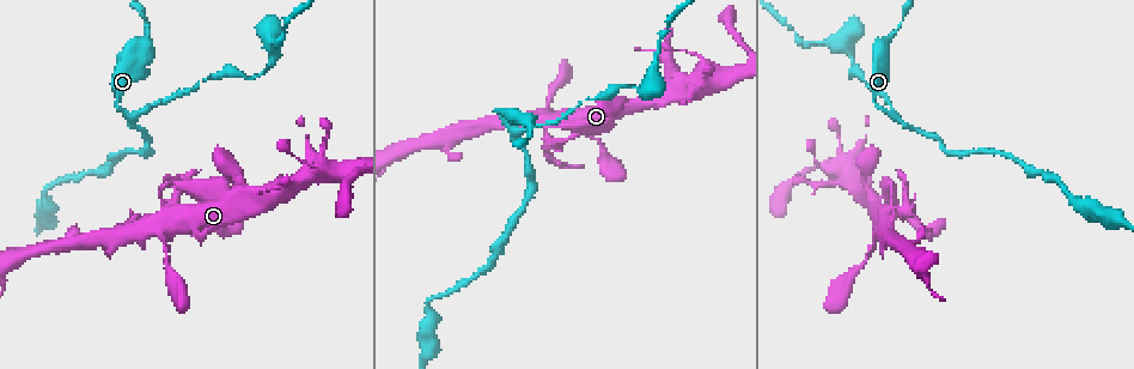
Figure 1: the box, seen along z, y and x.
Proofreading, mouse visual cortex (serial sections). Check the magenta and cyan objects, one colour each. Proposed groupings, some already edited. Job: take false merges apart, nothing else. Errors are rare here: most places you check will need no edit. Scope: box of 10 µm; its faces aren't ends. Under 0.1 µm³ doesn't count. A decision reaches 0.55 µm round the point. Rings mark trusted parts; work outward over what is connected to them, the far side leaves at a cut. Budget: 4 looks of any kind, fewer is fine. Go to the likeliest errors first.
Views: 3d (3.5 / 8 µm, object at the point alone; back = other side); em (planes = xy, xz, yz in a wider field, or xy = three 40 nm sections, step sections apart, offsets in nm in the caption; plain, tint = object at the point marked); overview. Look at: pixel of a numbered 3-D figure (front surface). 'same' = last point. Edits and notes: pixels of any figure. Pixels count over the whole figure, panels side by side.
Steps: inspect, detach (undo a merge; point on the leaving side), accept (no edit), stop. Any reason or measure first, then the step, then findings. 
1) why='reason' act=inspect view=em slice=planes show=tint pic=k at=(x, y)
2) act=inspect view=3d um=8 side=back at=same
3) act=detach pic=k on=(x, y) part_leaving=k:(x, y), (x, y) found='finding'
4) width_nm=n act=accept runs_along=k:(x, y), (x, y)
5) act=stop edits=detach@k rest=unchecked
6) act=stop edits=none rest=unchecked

why='abrupt turn' act=inspect view=3d um=8 pic=1 at=(510, 131)

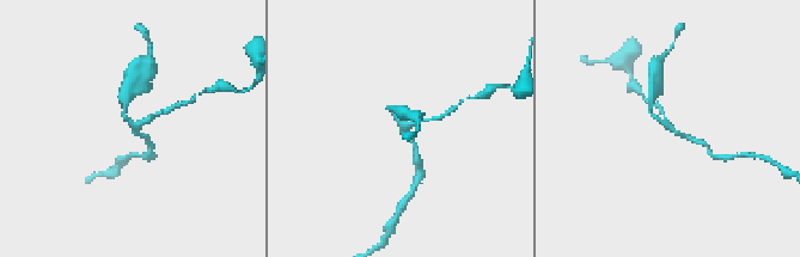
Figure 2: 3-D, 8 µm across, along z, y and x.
act=inspect view=3d um=3.5 at=same

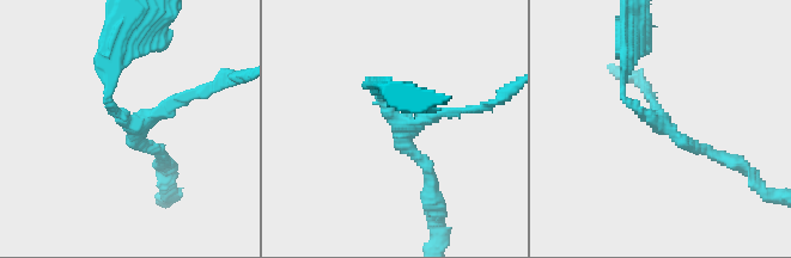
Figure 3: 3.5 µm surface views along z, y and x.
act=accept runs_along=3:(626, 69), (624, 94), (642, 114), (722, 157) found='one cell here'

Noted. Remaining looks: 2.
why='thin neck' act=inspect view=3d um=3.5 pic=1 at=(547, 117)

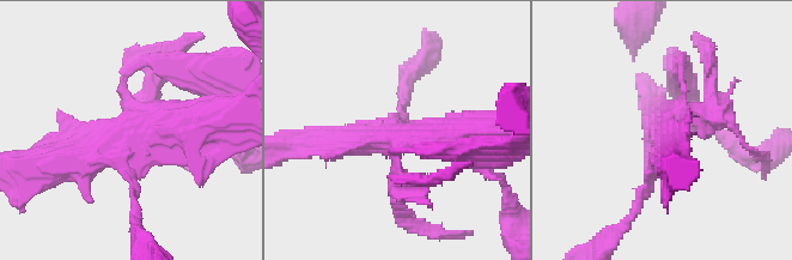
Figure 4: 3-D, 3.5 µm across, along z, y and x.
arms=4 arm_widths_nm=100,200,400,500 why='shape alone is not enough' act=inspect view=em slice=xy step=3 show=tint pic=4 at=(402, 139)

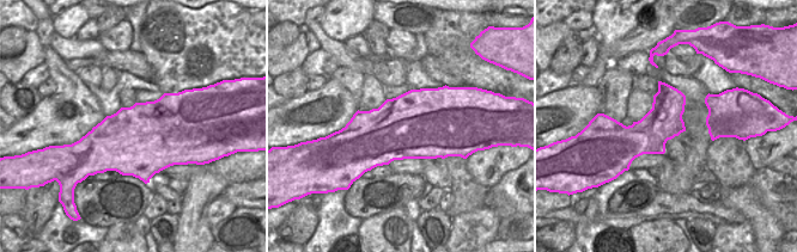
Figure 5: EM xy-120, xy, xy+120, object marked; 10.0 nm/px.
act=detach pic=4 on=(710, 65) part_leaving=4:(695, 112), (713, 108), (704, 42) found='a second cell is stuck on'

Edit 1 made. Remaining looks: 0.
act=stop edits=detach@4 rest=unchecked

